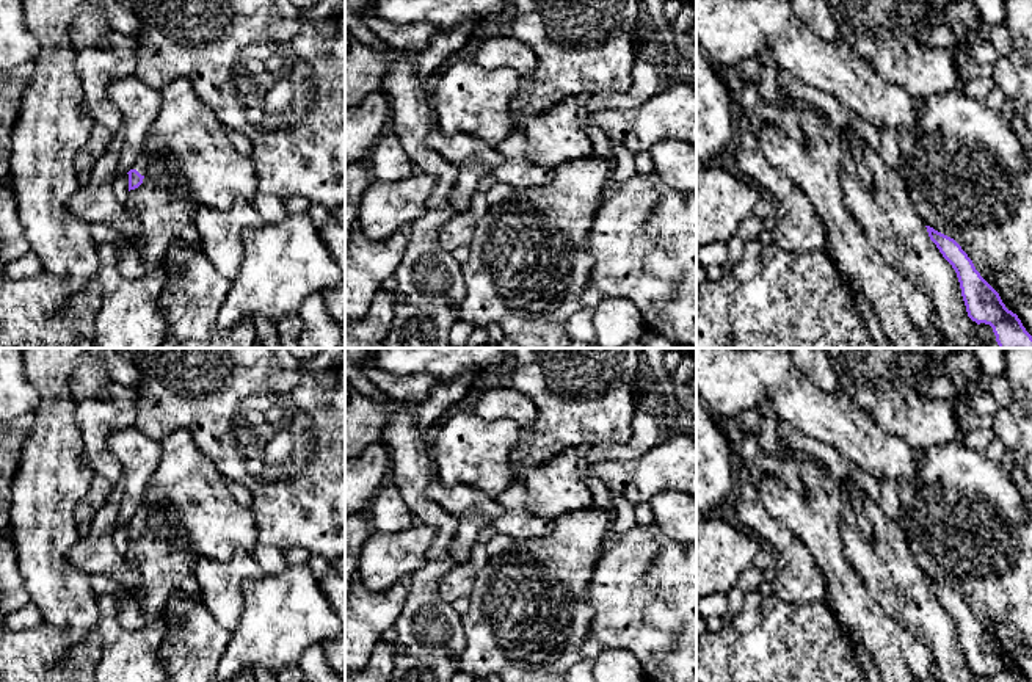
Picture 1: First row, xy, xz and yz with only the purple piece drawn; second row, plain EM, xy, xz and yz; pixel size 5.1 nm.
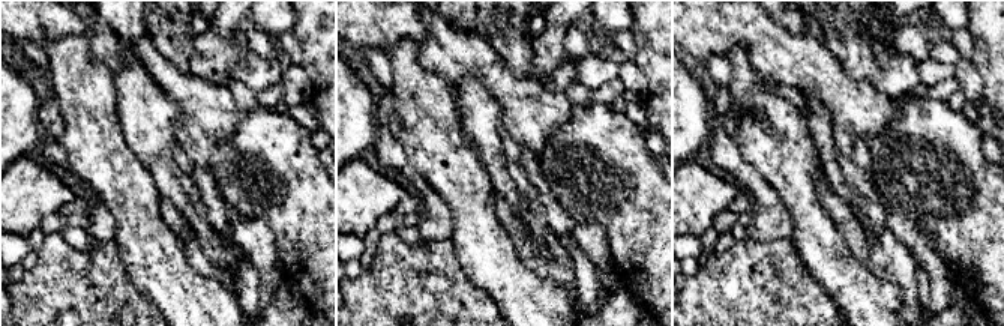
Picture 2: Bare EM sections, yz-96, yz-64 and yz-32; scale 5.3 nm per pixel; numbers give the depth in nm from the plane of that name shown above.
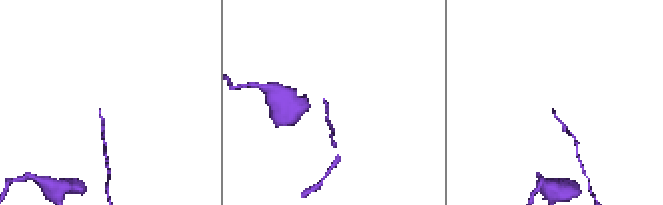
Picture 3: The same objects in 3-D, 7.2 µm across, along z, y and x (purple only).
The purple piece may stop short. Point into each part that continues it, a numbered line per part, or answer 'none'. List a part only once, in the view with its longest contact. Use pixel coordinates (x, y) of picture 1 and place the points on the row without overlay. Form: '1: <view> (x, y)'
1: xy (143, 511)

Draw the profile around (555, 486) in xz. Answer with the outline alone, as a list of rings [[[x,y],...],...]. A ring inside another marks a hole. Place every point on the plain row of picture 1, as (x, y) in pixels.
[[[569,447],[538,466],[516,464],[516,478],[527,489],[527,510],[555,519],[572,510],[594,506],[591,491],[582,480],[583,464],[577,448]]]

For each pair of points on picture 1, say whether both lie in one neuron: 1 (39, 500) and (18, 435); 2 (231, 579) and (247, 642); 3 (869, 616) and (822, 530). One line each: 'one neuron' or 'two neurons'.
1: two neurons
2: two neurons
3: one neuron

